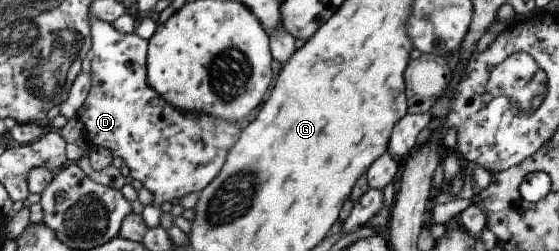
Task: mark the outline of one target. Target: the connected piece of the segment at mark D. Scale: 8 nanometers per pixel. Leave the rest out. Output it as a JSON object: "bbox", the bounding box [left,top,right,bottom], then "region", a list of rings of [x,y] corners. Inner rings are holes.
{"bbox":[77,16,241,228],"region":[[[91,16],[91,90],[85,103],[81,105],[77,117],[84,125],[89,141],[97,148],[105,147],[120,157],[131,171],[133,180],[139,180],[143,188],[153,195],[153,201],[145,205],[142,219],[147,228],[160,226],[163,202],[171,202],[195,191],[202,191],[221,171],[229,149],[235,145],[241,129],[233,125],[235,121],[219,121],[207,113],[181,112],[167,101],[147,82],[146,54],[148,41],[137,33],[123,34],[113,28],[111,23]]]}

